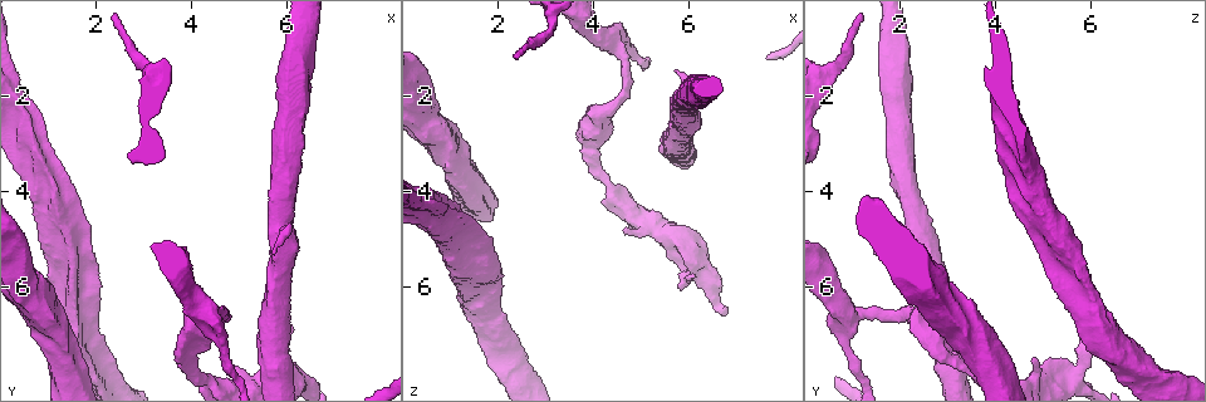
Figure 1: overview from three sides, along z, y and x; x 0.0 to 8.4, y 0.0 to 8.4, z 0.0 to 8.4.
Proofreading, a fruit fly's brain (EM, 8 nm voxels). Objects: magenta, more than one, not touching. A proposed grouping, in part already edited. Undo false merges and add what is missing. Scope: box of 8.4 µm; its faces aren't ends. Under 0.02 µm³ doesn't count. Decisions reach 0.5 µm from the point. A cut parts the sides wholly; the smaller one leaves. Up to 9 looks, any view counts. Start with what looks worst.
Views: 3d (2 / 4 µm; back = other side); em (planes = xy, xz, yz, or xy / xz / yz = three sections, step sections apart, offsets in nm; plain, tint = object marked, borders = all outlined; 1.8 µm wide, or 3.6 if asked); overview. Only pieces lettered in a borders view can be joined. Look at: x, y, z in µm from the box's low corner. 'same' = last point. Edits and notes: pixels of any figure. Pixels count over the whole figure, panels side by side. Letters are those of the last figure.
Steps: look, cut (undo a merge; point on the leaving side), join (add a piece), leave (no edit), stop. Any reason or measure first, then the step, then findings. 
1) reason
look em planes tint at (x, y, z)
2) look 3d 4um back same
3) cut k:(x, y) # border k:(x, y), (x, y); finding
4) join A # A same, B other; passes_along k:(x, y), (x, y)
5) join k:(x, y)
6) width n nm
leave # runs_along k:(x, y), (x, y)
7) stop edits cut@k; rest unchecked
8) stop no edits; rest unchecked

look em planes borders at (4.65, 7.55, 4.80)

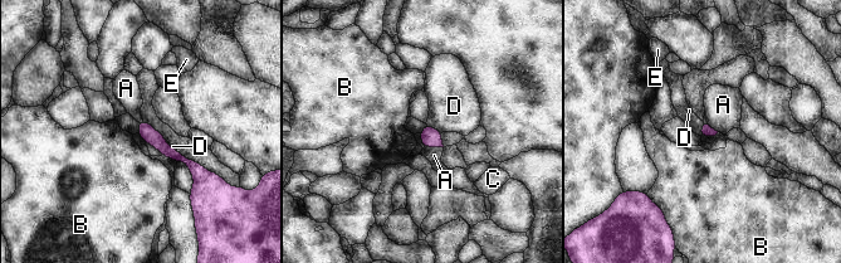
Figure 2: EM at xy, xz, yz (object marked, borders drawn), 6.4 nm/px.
longest_contact B 160 nm
leave # A other, B other, C other, D other, E other; no lettered piece goes on from it

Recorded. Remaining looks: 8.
an open end
look 3d 2um at (3.70, 7.40, 2.65)

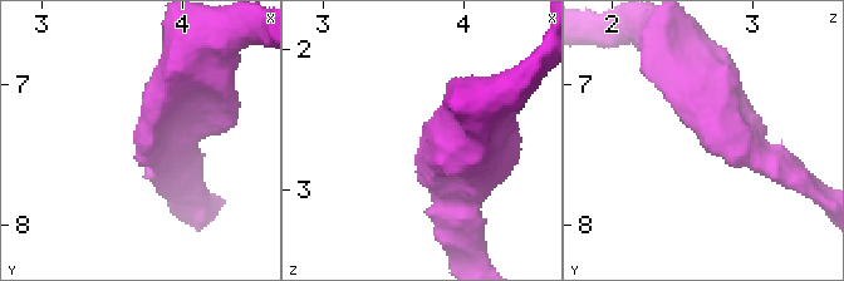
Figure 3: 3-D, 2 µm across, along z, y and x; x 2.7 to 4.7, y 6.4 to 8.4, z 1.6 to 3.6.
look em 3.6um planes borders at (3.68, 7.40, 2.66)

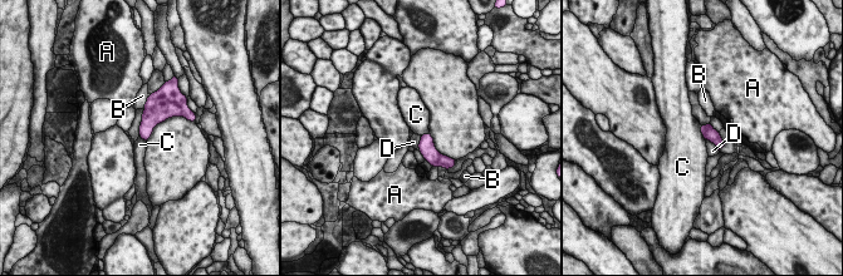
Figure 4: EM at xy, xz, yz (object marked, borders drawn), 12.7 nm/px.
leave # A other, B other, C other, D other; border 4:(145, 109), (141, 117), (138, 136); no lettered piece goes on from it

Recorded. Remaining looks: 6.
sharp bend
look em planes borders at (4.40, 6.65, 0.90)

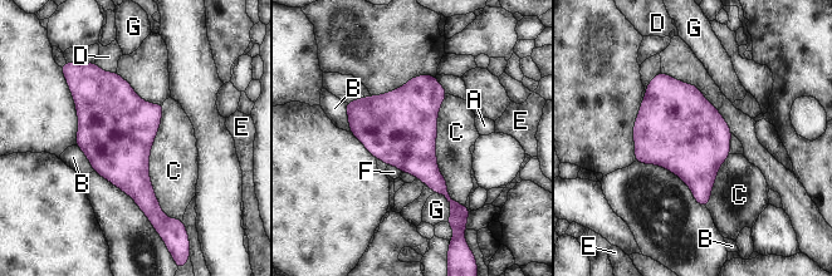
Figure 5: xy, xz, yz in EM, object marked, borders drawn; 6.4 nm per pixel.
longest_contact C 750 nm
leave # A other, B other, C other, D other, E other, F other, G other; continuous, no second cell

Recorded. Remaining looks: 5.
two arms at a narrow angle
look em yz step 4 tint at (0.75, 3.20, 4.55)

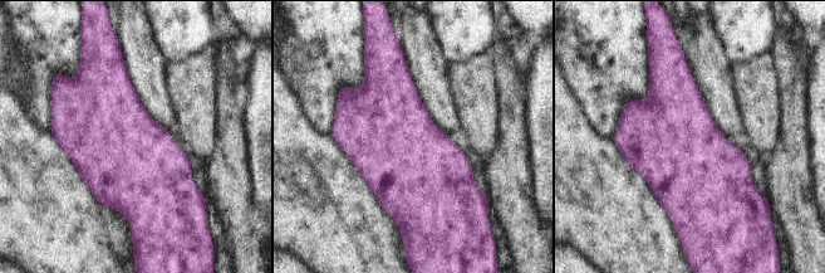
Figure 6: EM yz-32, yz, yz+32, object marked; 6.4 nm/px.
look em yz step 4 borders same

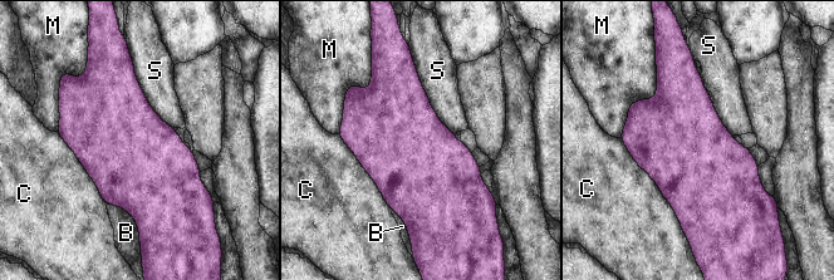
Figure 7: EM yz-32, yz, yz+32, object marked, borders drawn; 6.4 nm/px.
leave # B other, C other, M other, S other; continuous, no second cell

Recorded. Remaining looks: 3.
stop no edits; rest unchecked

